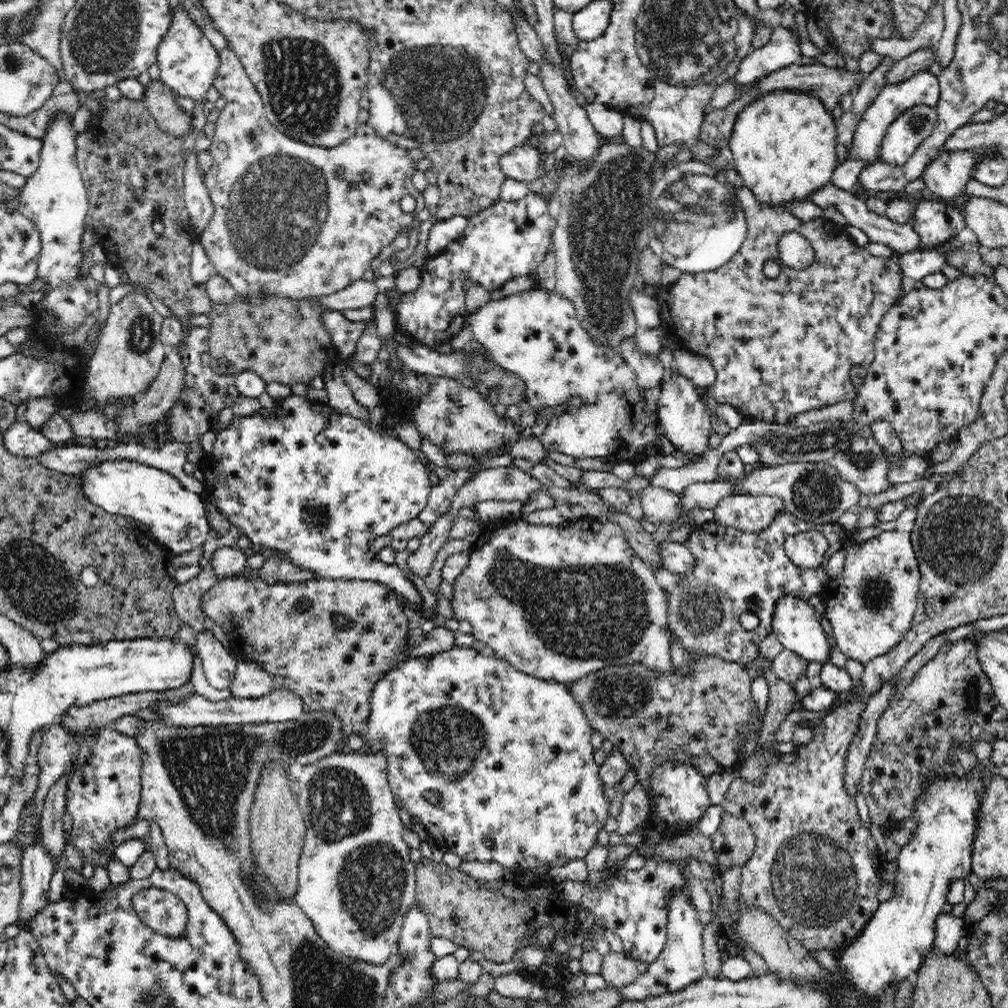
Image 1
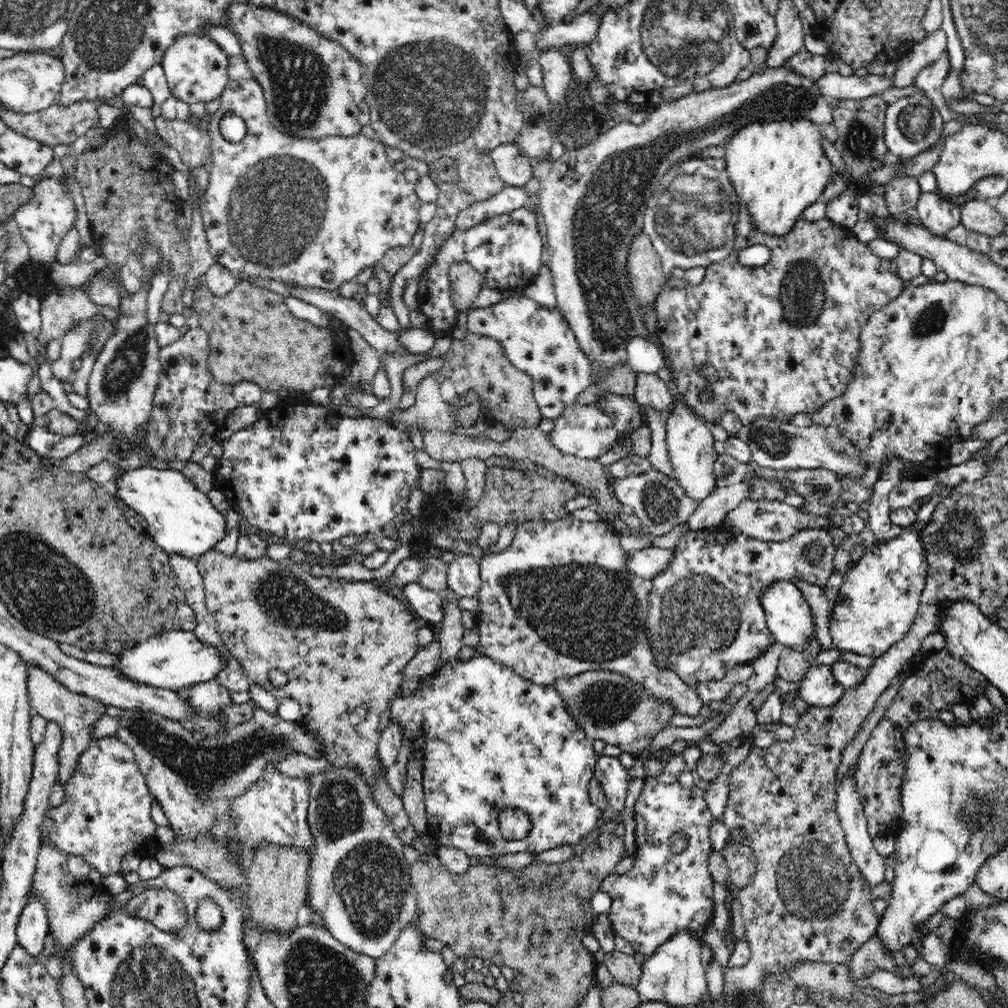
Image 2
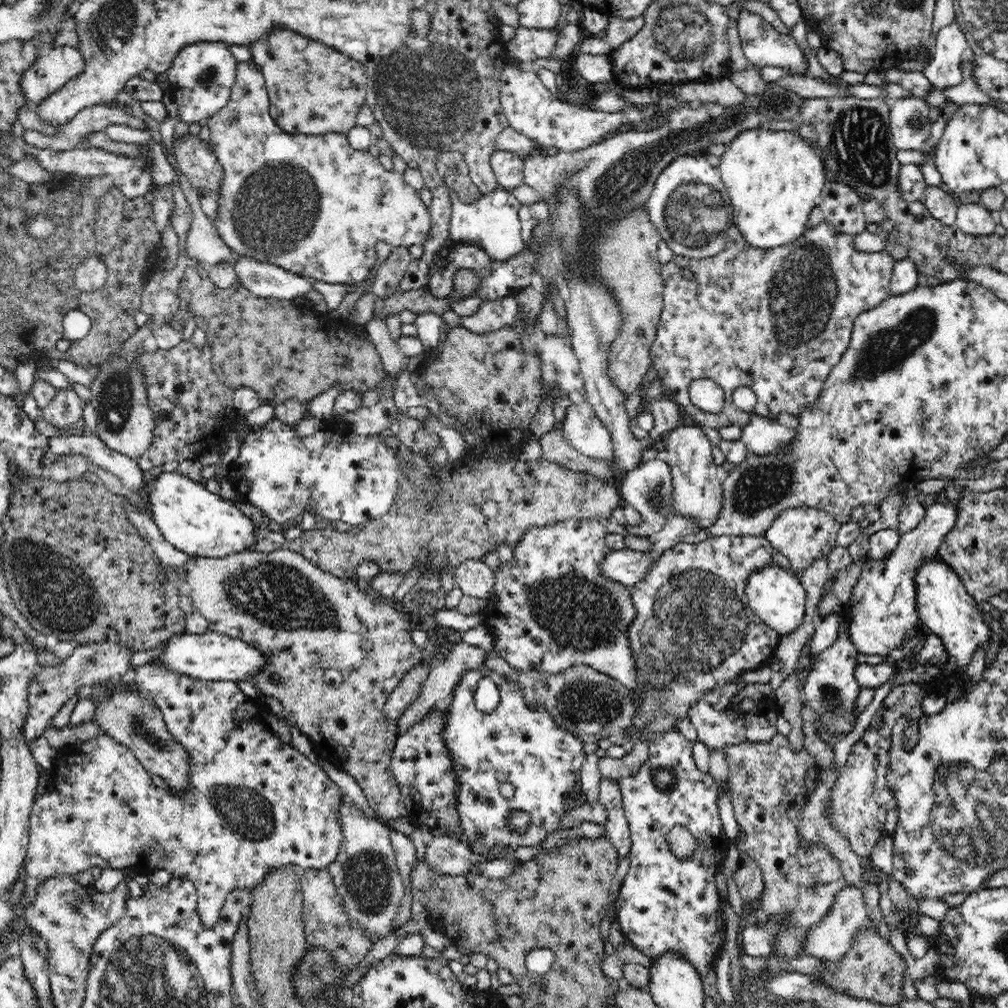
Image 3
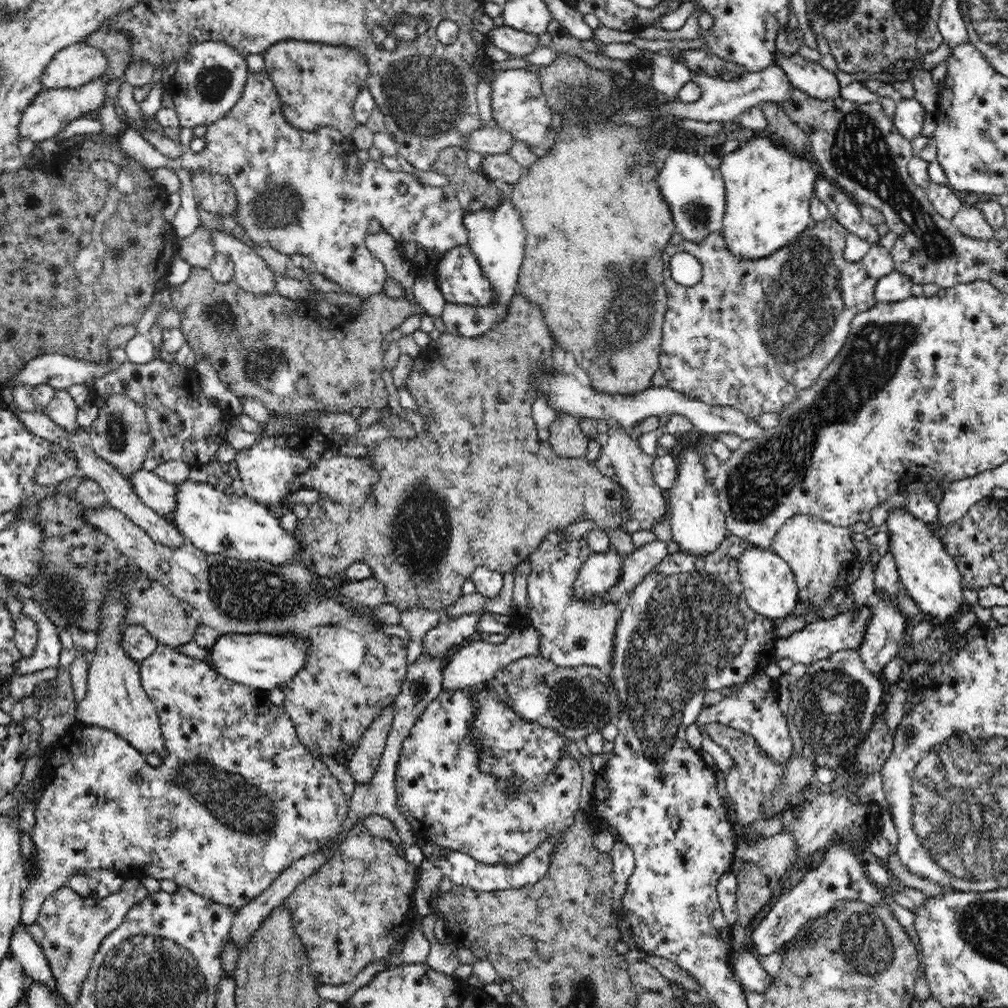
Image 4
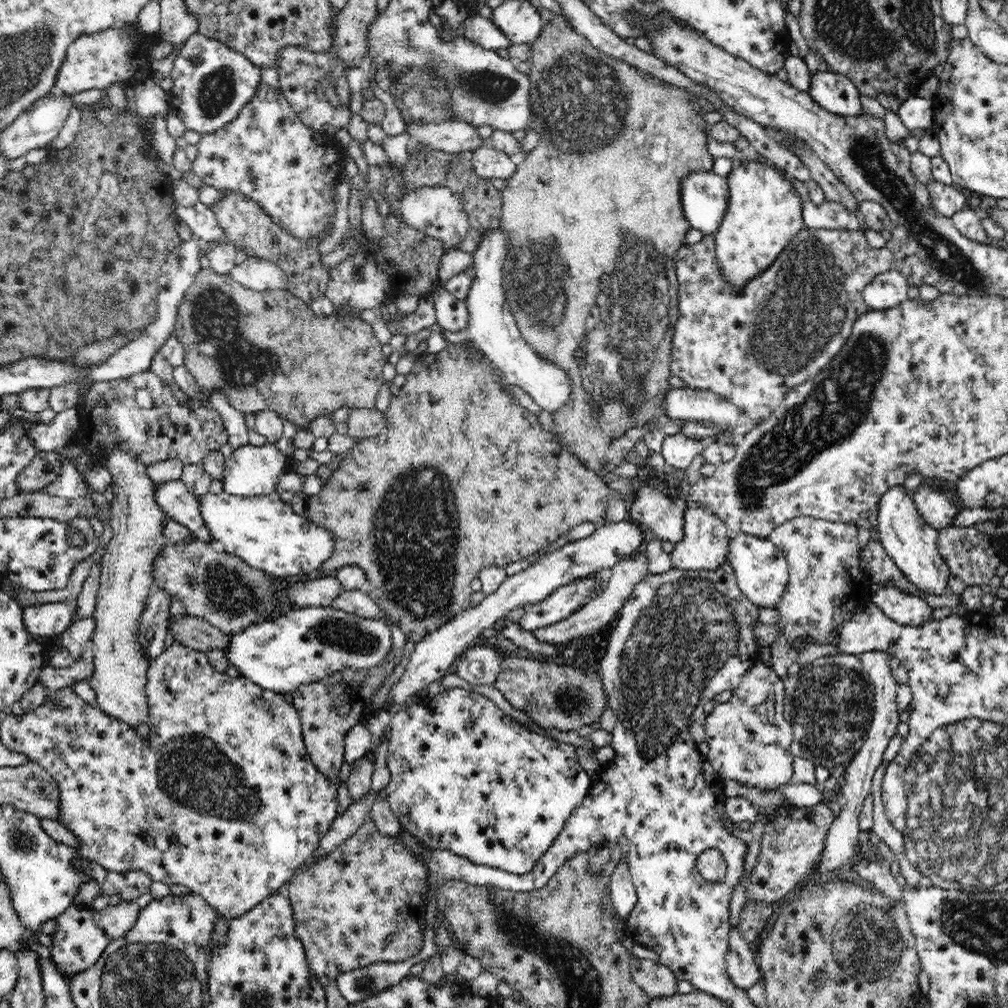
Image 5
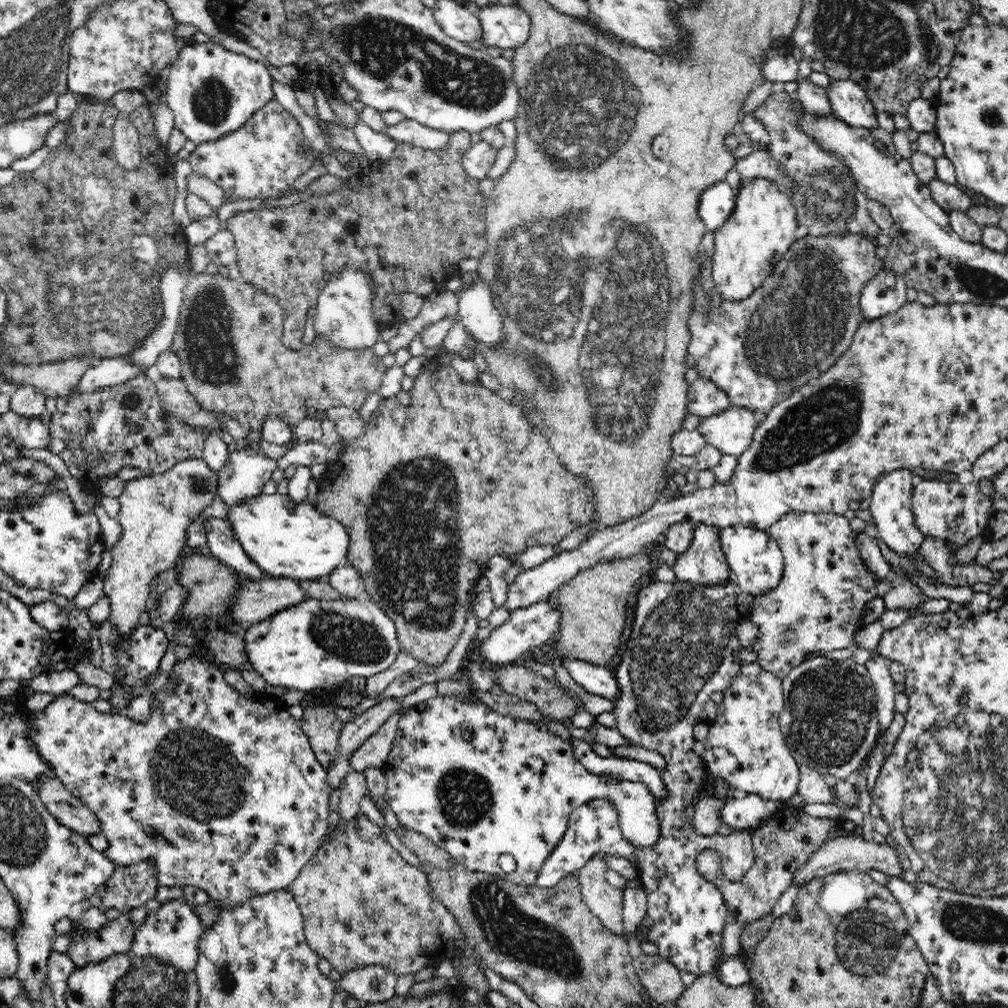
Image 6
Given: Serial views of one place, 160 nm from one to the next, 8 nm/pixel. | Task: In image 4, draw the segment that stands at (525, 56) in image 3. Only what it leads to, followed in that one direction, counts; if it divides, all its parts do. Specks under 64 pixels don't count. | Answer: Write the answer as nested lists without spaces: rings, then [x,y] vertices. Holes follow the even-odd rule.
[[[494,27],[485,36],[486,43],[492,42],[494,46],[504,50],[513,57],[523,58],[532,54],[538,48],[538,37],[535,34],[525,33],[512,27]]]

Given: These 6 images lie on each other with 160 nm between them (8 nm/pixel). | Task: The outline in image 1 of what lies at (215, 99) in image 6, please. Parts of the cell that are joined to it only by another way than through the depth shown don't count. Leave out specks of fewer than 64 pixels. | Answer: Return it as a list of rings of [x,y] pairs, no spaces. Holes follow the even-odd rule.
[[[174,7],[172,17],[174,17],[172,26],[164,35],[157,52],[161,82],[168,86],[168,89],[177,97],[188,96],[202,102],[220,70],[219,54],[185,10]]]

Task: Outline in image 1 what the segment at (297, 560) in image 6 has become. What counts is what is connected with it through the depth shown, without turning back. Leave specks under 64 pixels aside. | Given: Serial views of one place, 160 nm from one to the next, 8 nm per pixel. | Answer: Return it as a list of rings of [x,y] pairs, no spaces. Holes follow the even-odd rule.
[[[122,459],[103,460],[93,467],[78,475],[80,480],[83,480],[84,493],[90,497],[90,501],[98,503],[100,507],[111,514],[120,514],[143,522],[151,529],[152,536],[160,546],[174,554],[174,556],[198,547],[202,548],[208,538],[210,538],[209,534],[212,528],[204,499],[198,493],[184,488],[183,484],[174,475],[170,475],[168,472],[153,466]]]

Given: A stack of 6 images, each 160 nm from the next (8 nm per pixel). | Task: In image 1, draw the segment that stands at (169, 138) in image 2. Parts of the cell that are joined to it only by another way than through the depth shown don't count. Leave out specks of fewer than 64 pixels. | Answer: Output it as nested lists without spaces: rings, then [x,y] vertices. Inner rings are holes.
[[[151,81],[145,85],[142,101],[162,131],[184,139],[192,128],[192,117],[178,105],[176,99],[177,96],[164,83]]]

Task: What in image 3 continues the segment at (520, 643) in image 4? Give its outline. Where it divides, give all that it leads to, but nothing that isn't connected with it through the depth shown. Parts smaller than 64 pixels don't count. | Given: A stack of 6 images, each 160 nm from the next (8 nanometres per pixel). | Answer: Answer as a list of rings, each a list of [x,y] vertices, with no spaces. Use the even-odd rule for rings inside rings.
[[[462,642],[454,644],[447,654],[446,660],[431,667],[427,679],[423,682],[421,695],[397,718],[396,722],[392,722],[392,730],[395,731],[395,734],[398,737],[402,734],[406,734],[408,728],[412,726],[413,723],[420,721],[424,714],[432,708],[432,705],[448,702],[454,693],[456,684],[458,684],[458,681],[462,678],[462,675],[467,670],[484,667],[488,655],[496,655],[496,657],[498,657],[497,652],[495,652],[495,646],[492,646],[492,650],[484,650],[479,646],[472,646]]]

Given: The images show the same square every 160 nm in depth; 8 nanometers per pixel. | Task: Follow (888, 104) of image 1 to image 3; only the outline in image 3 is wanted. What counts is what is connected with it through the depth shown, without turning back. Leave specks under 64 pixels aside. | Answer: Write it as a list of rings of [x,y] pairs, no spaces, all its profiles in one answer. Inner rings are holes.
[[[957,20],[938,30],[932,46],[932,60],[922,70],[935,88],[944,89],[961,83],[964,78],[962,52],[971,41]]]

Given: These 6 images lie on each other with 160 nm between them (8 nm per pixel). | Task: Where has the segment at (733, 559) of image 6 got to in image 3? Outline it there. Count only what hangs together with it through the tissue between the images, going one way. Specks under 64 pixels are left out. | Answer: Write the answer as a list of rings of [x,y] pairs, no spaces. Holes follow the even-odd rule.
[[[774,562],[763,564],[749,574],[745,593],[748,597],[748,605],[752,607],[752,610],[780,636],[800,628],[806,612],[807,592],[794,572],[790,572]]]

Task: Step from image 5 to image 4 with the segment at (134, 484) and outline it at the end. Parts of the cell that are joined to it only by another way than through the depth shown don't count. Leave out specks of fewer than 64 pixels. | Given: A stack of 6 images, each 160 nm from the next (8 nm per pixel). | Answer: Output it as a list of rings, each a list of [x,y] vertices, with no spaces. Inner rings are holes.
[[[114,394],[110,396],[110,400],[106,400],[104,408],[98,411],[98,418],[87,432],[93,445],[93,453],[112,465],[122,477],[134,475],[143,469],[147,451],[153,442],[147,416],[146,411],[135,405],[126,394]],[[110,602],[102,616],[102,624],[100,624],[100,640],[98,646],[95,647],[92,662],[89,663],[87,674],[87,691],[85,697],[77,704],[75,712],[75,720],[79,723],[90,724],[91,726],[99,726],[106,730],[112,730],[115,734],[122,735],[131,742],[131,745],[139,750],[141,753],[158,754],[163,757],[165,755],[165,748],[163,746],[164,737],[161,736],[160,721],[157,716],[157,708],[144,691],[143,683],[140,678],[140,662],[134,659],[124,648],[120,648],[120,624],[122,624],[122,614],[124,614],[124,606],[120,602]]]

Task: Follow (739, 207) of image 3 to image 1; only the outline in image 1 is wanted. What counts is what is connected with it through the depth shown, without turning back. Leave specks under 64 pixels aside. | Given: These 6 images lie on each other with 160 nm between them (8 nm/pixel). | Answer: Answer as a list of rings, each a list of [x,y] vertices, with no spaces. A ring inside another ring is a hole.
[[[772,92],[748,105],[743,113],[738,113],[728,144],[734,159],[732,166],[742,178],[743,186],[752,190],[762,207],[780,209],[787,206],[788,201],[808,200],[815,190],[831,184],[834,169],[838,165],[838,155],[836,123],[830,112],[814,96],[797,92]]]

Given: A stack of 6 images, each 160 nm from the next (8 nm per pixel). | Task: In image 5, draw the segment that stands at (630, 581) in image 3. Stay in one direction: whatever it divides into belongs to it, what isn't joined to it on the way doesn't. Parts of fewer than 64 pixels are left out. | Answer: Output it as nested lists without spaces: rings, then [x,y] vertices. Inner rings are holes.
[[[604,569],[557,588],[544,600],[525,607],[525,614],[518,624],[522,629],[532,632],[568,618],[590,599],[597,582],[602,579],[602,583],[605,583],[608,577],[609,570]]]

